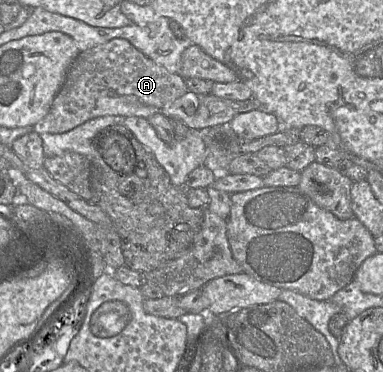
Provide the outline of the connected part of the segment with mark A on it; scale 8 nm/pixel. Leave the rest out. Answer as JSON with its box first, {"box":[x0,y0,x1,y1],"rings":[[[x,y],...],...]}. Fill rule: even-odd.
{"box":[33,38,262,134],"rings":[[[115,38],[78,54],[68,69],[50,111],[33,125],[33,130],[38,134],[59,134],[99,116],[149,118],[157,113],[177,118],[190,129],[202,130],[228,125],[236,115],[252,110],[262,110],[261,103],[253,97],[245,101],[234,101],[211,93],[196,94],[190,91],[181,75],[170,73],[156,64],[128,40]]]}

